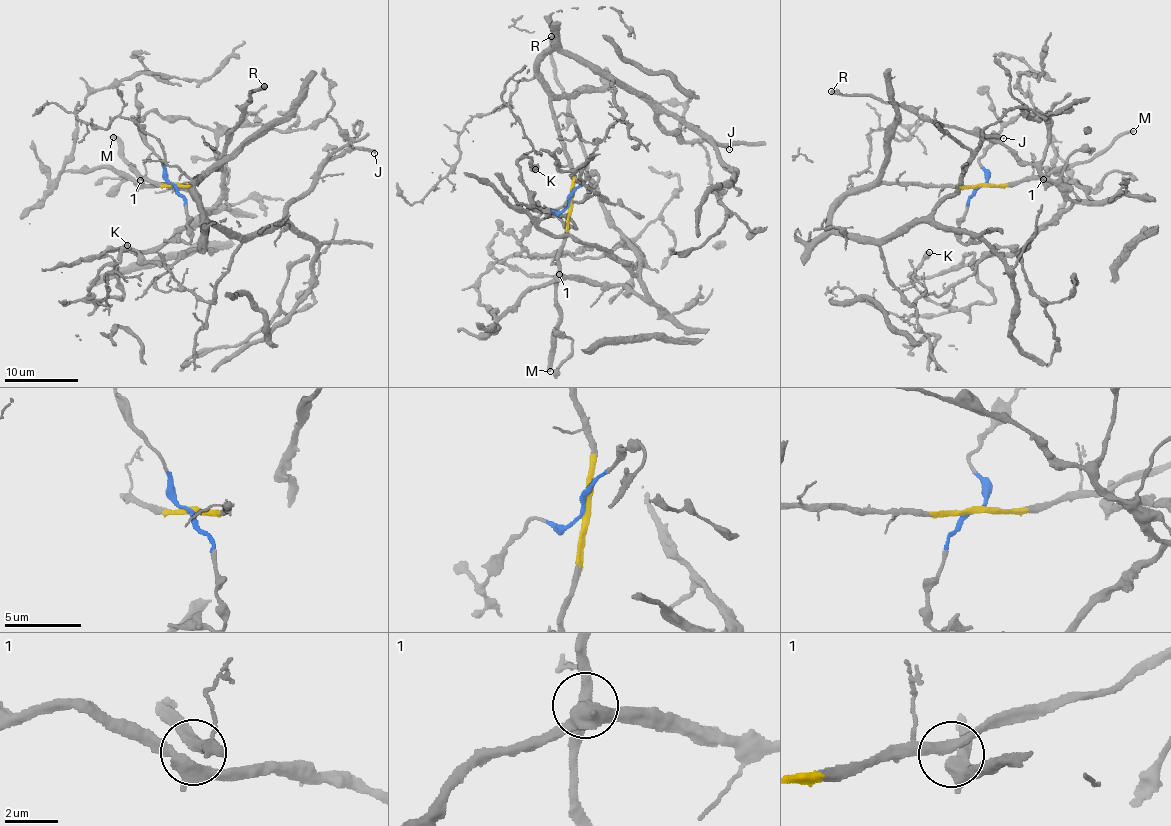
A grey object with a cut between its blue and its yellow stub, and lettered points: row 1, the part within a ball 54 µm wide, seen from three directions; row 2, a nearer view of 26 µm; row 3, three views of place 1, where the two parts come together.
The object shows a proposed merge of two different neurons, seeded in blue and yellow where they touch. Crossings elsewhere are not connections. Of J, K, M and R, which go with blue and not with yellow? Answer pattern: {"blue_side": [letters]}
{"blue_side": ["K", "R"]}

